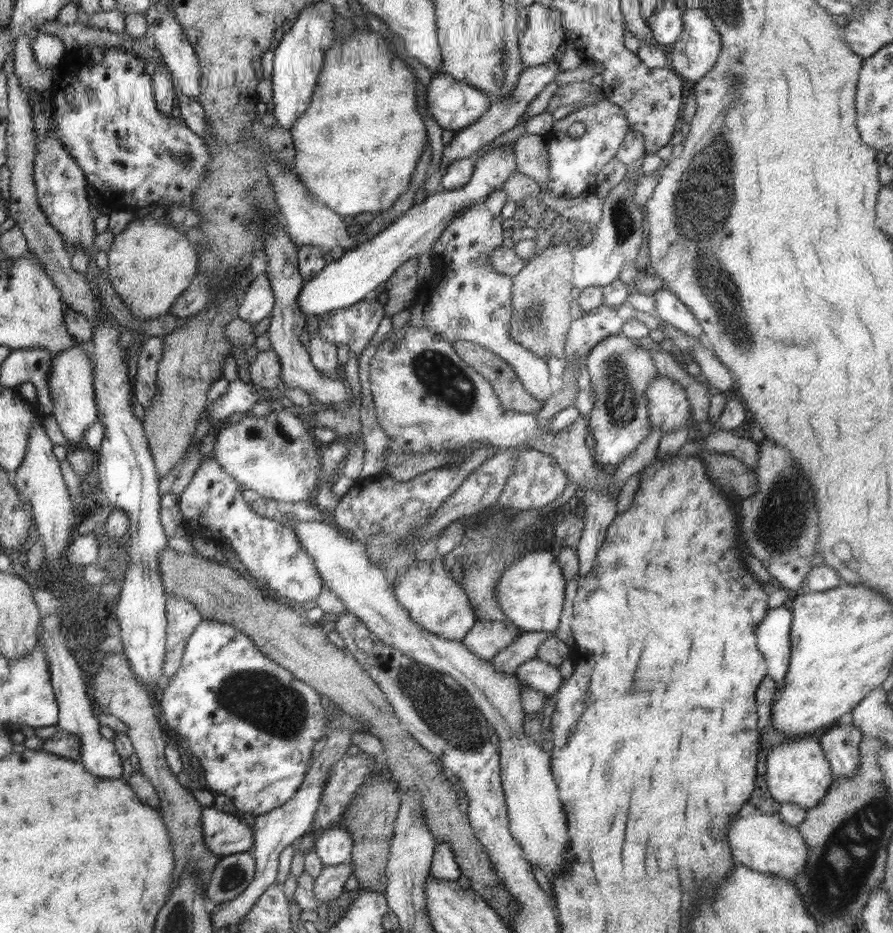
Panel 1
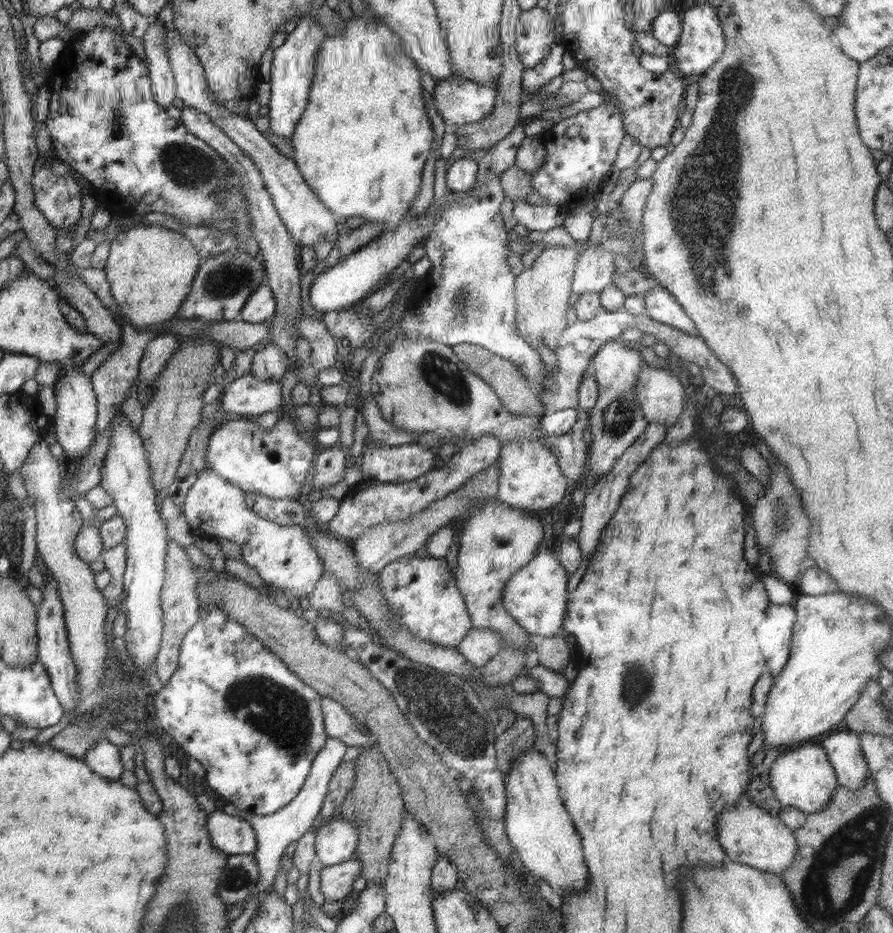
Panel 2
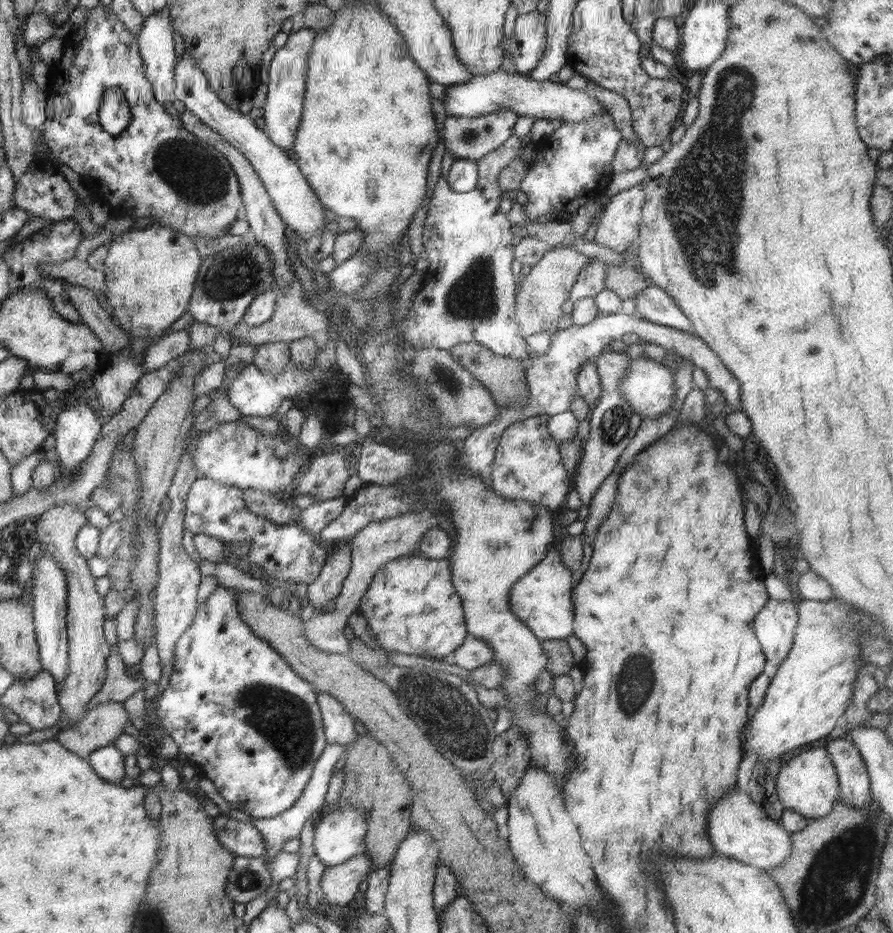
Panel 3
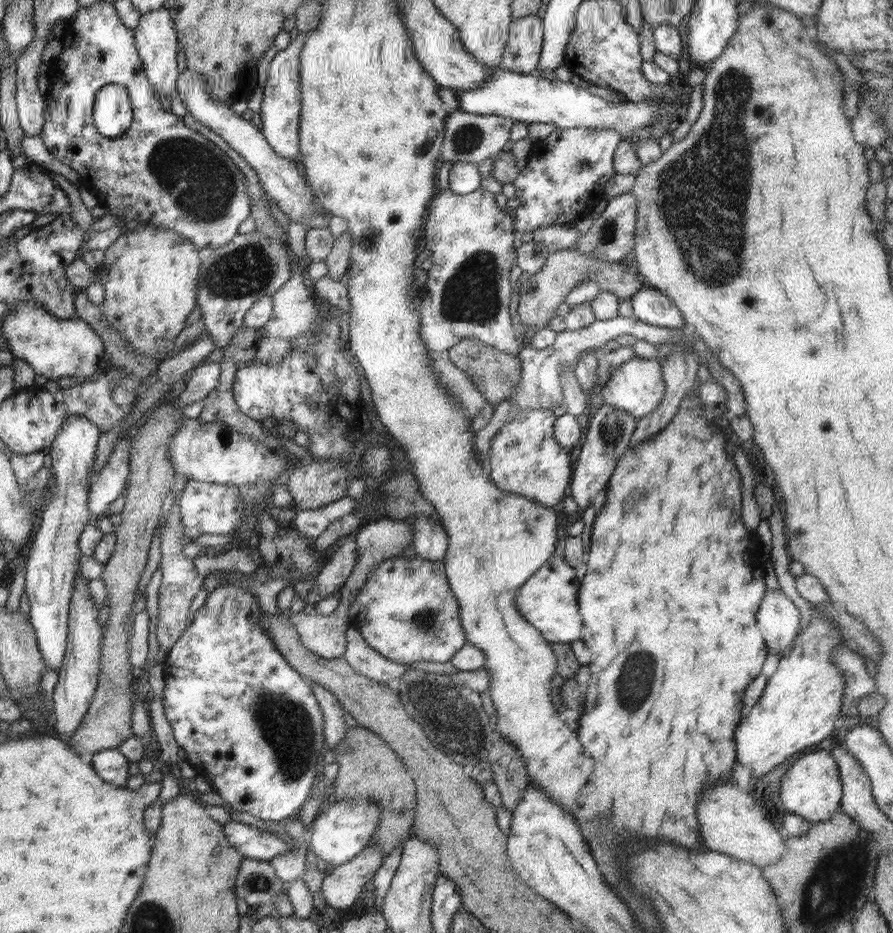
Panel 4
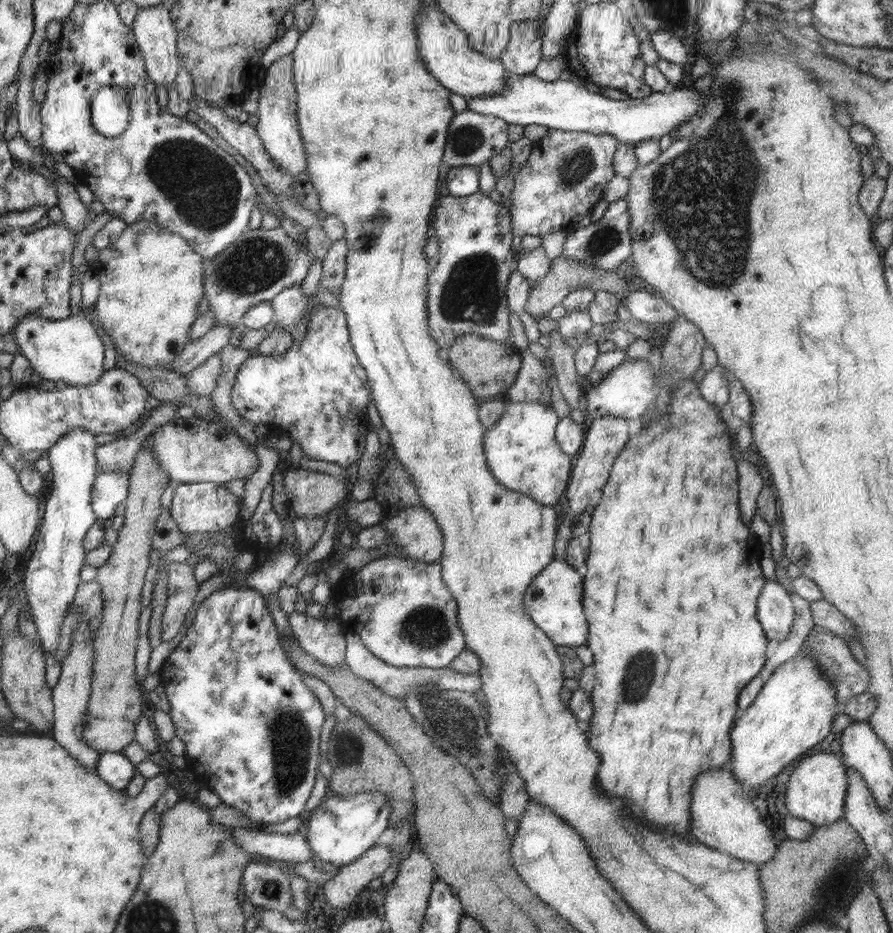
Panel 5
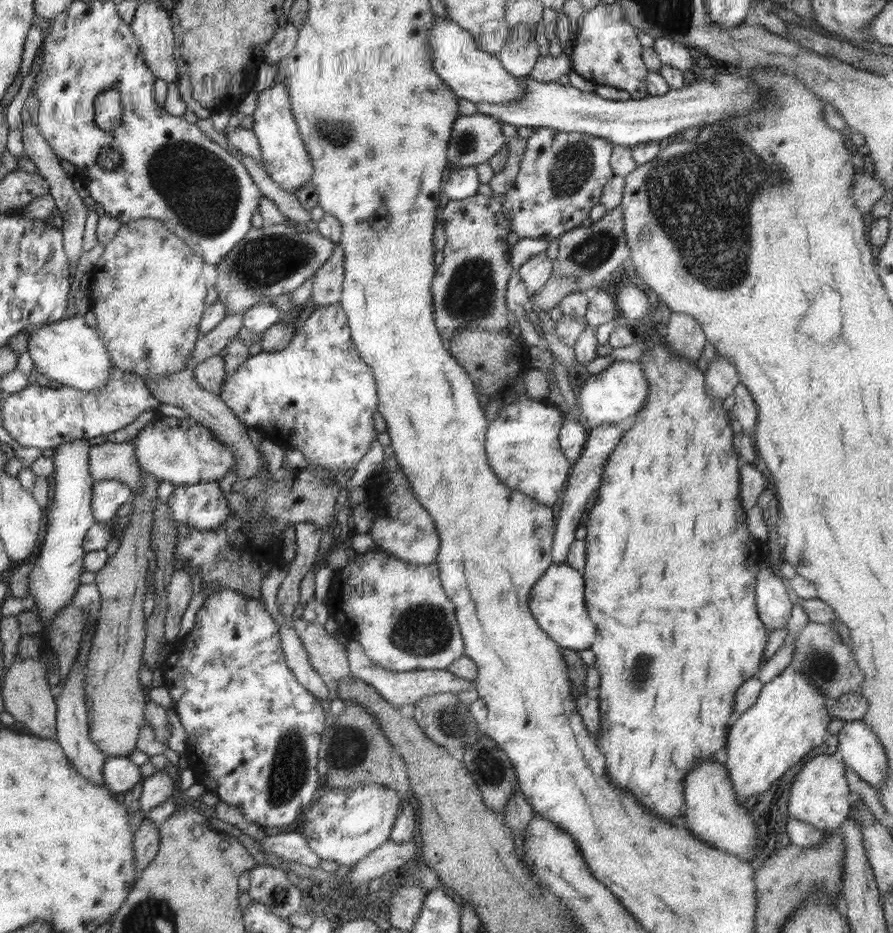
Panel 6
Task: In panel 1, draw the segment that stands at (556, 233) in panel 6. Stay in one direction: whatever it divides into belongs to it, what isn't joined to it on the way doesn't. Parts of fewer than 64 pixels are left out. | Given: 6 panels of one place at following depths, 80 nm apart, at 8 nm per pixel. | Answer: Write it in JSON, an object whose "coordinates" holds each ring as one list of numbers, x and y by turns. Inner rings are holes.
{"coordinates":[[602,97,595,104,587,104,566,117,556,120,553,127,545,134,549,152,549,180,546,182,548,193,558,196,576,198,583,194,596,193,596,175,602,167,617,156,629,126,625,112,609,98],[574,123,585,126,584,136,569,139,567,130]]}

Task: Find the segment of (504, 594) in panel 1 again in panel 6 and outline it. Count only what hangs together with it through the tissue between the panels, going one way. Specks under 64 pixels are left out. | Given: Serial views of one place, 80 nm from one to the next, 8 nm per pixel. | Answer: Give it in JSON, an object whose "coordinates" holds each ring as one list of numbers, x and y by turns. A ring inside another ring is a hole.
{"coordinates":[[553,562,536,581,536,584,532,585,528,606,537,620,538,626,559,647,575,651,590,648,597,628,587,612,583,573,566,563]]}

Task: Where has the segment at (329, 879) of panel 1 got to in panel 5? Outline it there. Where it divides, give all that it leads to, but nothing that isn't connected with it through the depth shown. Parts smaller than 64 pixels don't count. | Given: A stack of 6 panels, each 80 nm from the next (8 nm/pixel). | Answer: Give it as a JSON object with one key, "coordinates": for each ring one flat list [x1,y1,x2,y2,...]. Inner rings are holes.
{"coordinates":[[376,844,369,848,359,859,350,864,338,868,334,878,330,878,324,885,324,898,333,908,345,909,352,902,356,902,356,897,372,881,382,877,393,862,393,849,391,846]]}

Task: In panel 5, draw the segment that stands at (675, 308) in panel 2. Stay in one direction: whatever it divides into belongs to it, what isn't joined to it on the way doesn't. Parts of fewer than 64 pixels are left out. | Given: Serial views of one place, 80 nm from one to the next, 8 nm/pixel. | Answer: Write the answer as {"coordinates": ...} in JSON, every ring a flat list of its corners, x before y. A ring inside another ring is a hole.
{"coordinates":[[637,285,622,298,622,304,630,310,632,320,651,326,664,324,669,327,680,314,665,298,657,297,657,295,657,293,645,291]]}

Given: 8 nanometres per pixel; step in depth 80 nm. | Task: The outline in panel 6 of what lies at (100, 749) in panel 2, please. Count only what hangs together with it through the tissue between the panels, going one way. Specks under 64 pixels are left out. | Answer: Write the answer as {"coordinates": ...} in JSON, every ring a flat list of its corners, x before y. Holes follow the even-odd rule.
{"coordinates":[[109,756,103,766,103,779,114,794,123,797,135,784,142,782,144,777,139,766,132,763,128,756]]}

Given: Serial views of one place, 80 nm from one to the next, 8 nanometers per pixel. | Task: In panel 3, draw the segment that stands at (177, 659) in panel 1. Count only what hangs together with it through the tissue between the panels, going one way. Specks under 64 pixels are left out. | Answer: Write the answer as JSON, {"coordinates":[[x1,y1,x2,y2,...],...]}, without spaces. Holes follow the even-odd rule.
{"coordinates":[[228,391,210,393,210,405,196,415,194,430,204,433,223,423,242,422,242,412,228,399],[186,455,179,464,175,473,174,482,168,498,171,500,170,509,162,515,159,540,159,582,155,588,155,620,156,648,162,666,162,678,160,690,168,686,170,676,175,671,175,646,184,634,191,628,192,620,195,620,198,606,198,586,200,586,200,572,198,564,188,556,188,552,182,546,183,532,186,528,186,500,192,484,198,478,196,468,192,464,192,458]]}

